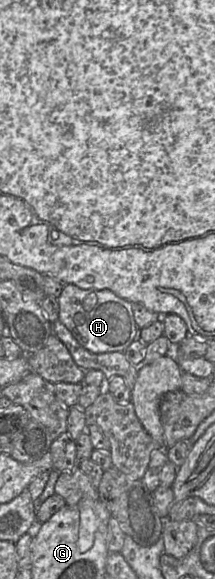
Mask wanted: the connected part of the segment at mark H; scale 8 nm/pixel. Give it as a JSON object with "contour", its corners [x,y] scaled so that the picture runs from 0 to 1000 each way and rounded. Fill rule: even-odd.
{"contour":[[[307,491],[265,520],[270,554],[423,610],[577,608],[642,584],[651,566],[623,551],[614,523],[502,499],[377,499],[340,491]]]}

